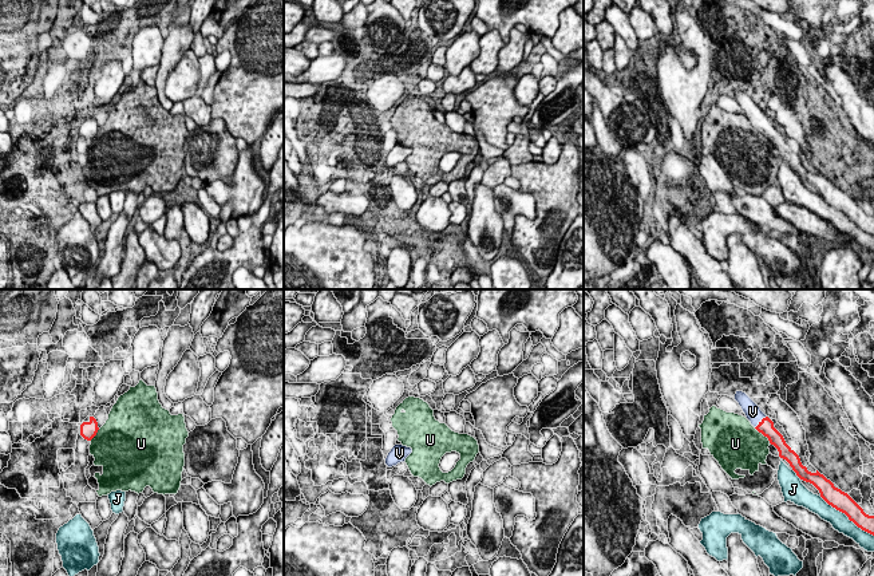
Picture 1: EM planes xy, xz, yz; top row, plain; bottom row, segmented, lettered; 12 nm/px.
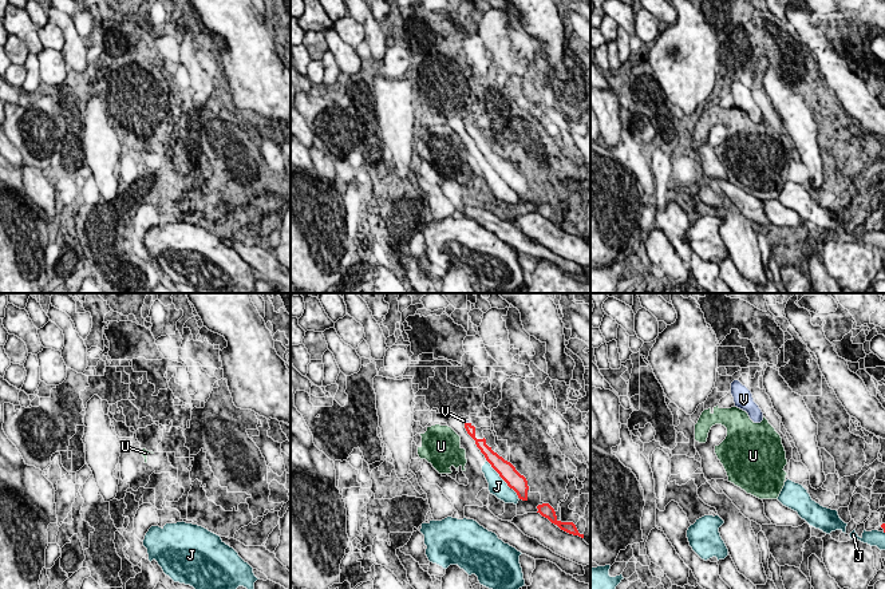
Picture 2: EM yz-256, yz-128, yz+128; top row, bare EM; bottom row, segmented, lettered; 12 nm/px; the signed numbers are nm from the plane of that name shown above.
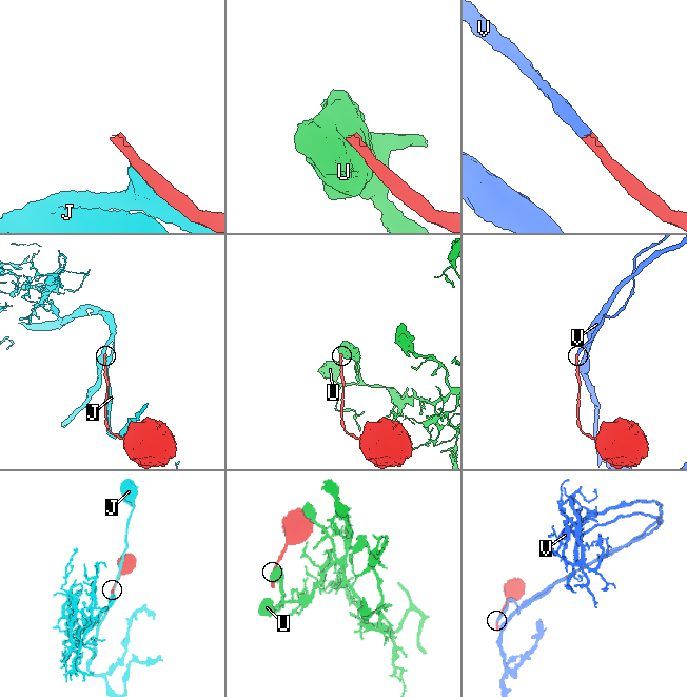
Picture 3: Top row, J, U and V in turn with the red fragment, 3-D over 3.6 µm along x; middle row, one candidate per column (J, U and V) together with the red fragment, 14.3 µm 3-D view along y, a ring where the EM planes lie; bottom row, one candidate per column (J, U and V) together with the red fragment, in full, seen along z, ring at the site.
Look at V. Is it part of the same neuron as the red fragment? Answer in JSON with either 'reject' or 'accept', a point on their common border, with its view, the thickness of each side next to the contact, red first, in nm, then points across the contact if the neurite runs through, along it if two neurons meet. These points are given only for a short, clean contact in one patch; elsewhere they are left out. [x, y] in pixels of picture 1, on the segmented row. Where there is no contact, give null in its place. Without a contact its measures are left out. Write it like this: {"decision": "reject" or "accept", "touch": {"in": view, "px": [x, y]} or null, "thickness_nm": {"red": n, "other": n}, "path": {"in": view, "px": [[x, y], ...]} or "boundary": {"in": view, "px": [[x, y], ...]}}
{"decision": "accept", "touch": {"in": "yz", "px": [760, 422]}, "thickness_nm": {"red": 180, "other": 200}, "path": {"in": "yz", "px": [[766, 426], [760, 422], [752, 411]]}}

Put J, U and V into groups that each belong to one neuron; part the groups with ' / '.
J / U / V

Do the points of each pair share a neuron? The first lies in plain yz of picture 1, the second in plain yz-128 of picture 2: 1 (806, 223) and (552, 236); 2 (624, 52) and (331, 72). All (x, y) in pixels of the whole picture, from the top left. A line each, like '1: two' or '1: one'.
1: one
2: one

